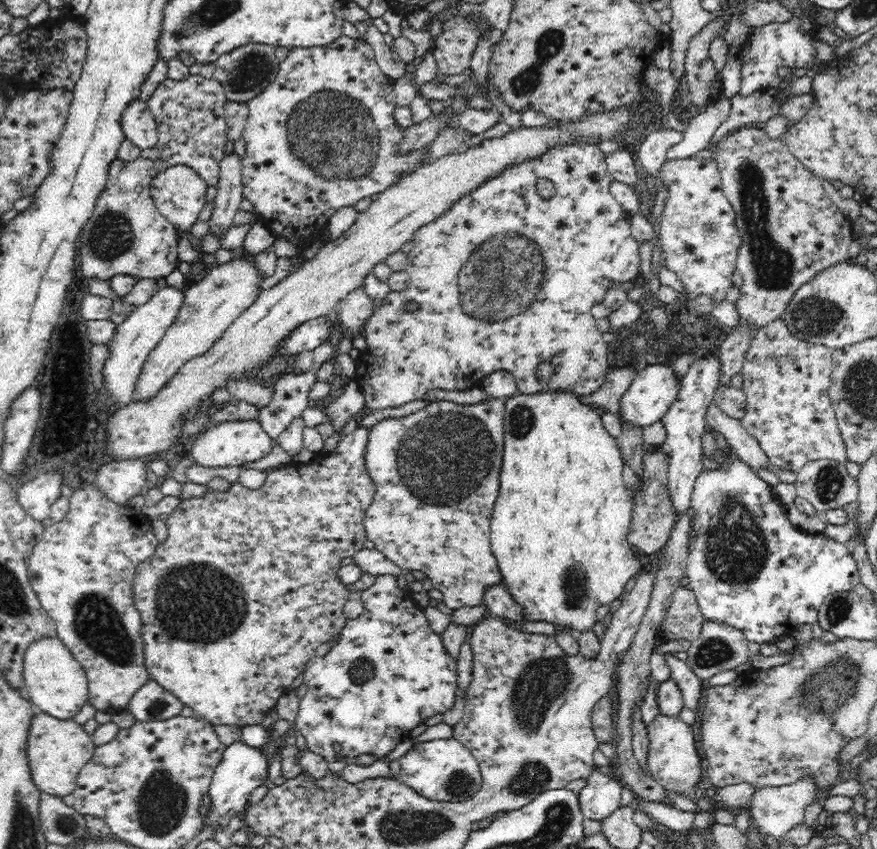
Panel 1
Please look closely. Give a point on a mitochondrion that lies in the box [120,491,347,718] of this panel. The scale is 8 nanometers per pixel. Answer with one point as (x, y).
(190, 604)

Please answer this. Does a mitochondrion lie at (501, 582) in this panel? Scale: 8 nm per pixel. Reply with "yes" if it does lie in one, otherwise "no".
no

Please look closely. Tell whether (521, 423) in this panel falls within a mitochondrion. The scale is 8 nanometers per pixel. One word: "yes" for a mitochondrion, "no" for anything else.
yes

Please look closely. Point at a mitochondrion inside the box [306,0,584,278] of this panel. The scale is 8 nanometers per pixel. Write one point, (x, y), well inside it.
(549, 46)

